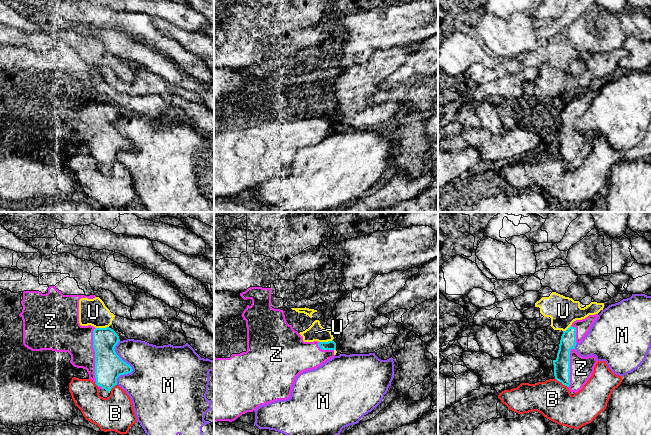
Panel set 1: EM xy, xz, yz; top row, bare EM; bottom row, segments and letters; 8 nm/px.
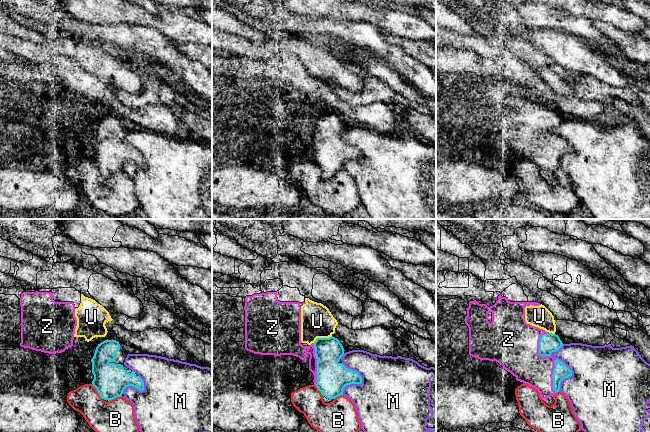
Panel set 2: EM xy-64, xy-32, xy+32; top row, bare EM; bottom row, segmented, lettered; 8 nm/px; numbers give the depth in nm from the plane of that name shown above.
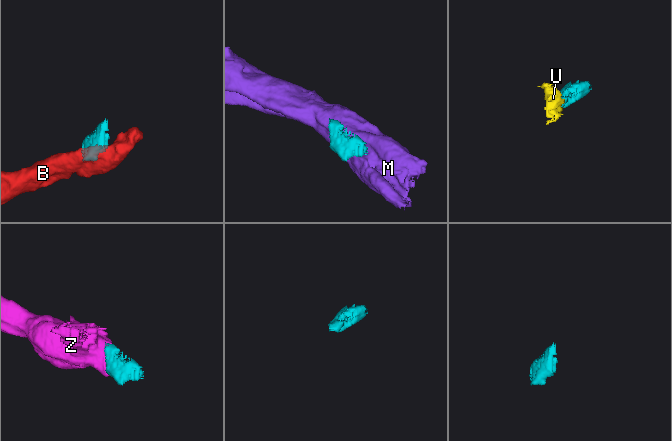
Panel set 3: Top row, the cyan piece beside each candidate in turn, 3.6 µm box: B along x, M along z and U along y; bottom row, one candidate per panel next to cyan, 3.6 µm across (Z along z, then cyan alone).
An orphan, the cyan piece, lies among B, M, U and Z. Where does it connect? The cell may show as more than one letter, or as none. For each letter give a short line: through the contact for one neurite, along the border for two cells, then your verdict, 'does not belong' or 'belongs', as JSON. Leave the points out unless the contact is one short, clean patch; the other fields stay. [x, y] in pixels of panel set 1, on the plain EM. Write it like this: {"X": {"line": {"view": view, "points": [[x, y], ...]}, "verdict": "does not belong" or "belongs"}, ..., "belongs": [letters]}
{"B": {"verdict": "does not belong"}, "M": {"verdict": "does not belong"}, "U": {"line": {"view": "xy", "points": [[108, 102], [96, 104]]}, "verdict": "does not belong"}, "Z": {"verdict": "belongs"}, "belongs": ["Z"]}

